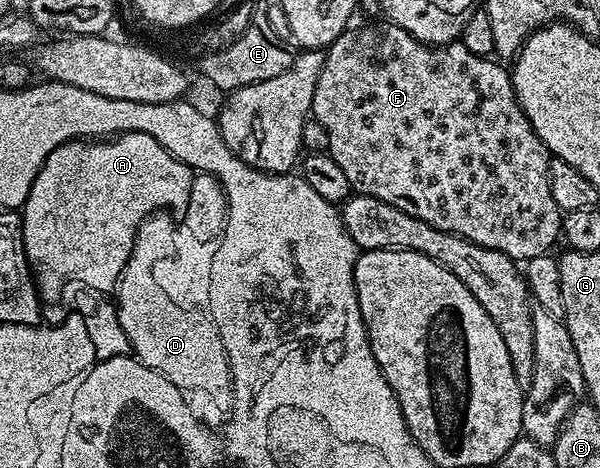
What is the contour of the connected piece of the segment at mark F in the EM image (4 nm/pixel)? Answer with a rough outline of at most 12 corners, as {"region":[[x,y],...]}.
{"region":[[388,21],[325,51],[312,118],[359,195],[514,261],[551,156],[512,74]]}

